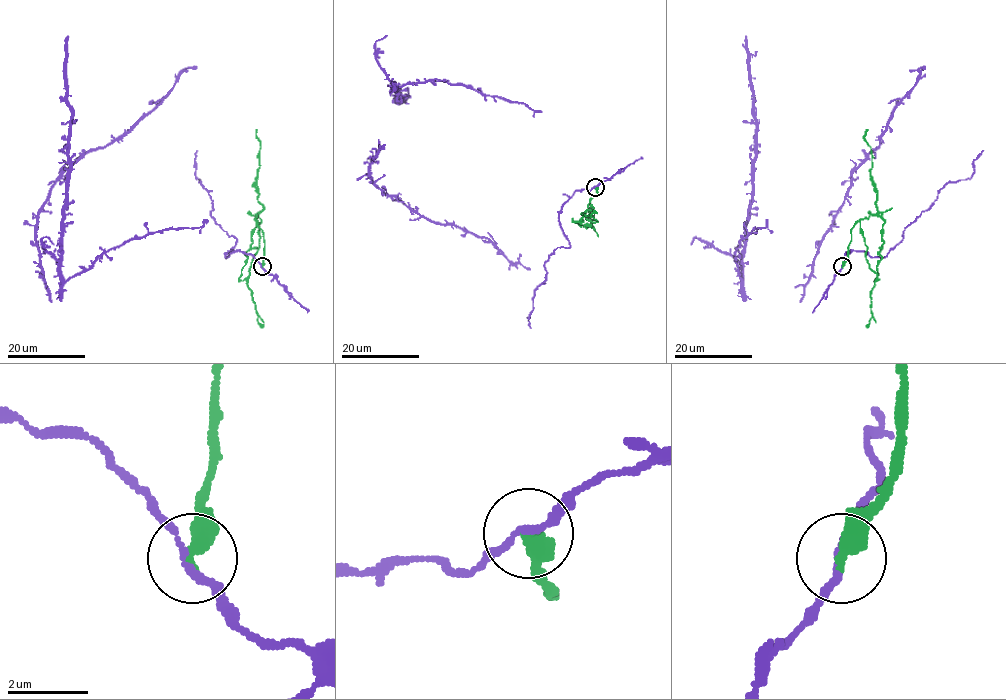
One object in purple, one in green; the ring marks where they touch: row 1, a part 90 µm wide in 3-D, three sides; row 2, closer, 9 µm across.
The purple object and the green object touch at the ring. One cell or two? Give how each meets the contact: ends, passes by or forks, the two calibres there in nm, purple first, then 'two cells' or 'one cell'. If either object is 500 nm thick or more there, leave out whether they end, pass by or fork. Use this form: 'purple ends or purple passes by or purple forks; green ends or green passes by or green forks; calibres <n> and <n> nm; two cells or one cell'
purple passes by; green ends; calibres 160 and 460 nm; two cells

